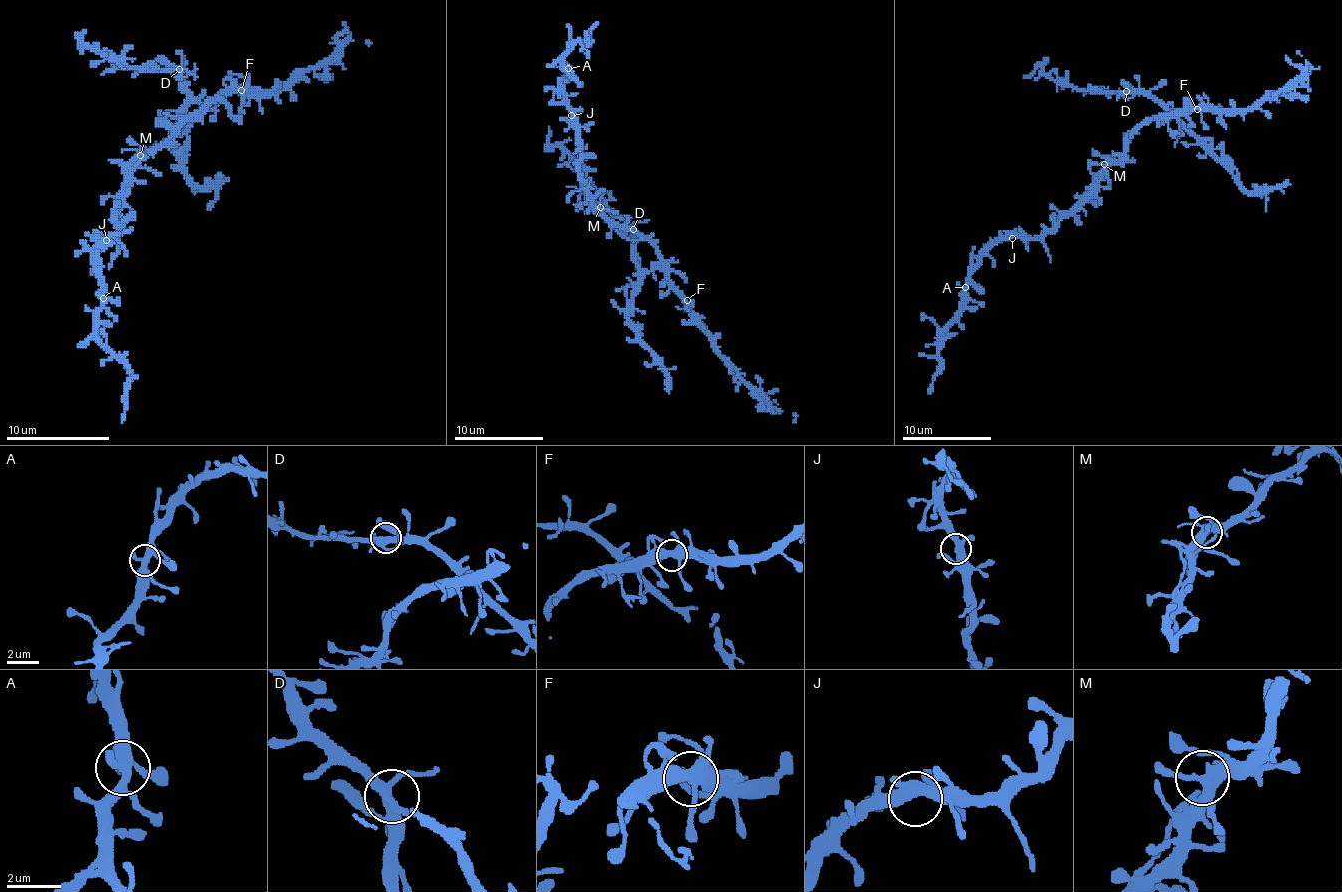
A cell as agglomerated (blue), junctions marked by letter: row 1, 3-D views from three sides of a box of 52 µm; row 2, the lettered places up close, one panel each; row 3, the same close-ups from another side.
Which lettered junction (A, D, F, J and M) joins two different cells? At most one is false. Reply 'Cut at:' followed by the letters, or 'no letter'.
Cut at: no letter

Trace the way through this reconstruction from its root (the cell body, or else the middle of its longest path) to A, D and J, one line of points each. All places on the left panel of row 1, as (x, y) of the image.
A: (137, 160), (124, 173), (124, 188), (117, 204), (117, 235), (96, 253), (96, 277), (104, 297)
D: (137, 160), (161, 147), (210, 100), (202, 103), (195, 97), (182, 82), (179, 69)
J: (137, 160), (124, 173), (124, 188), (117, 204), (117, 235), (106, 240)

